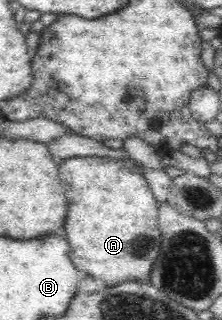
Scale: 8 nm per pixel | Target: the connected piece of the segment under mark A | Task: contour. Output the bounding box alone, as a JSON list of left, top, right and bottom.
[58,157,162,287]

